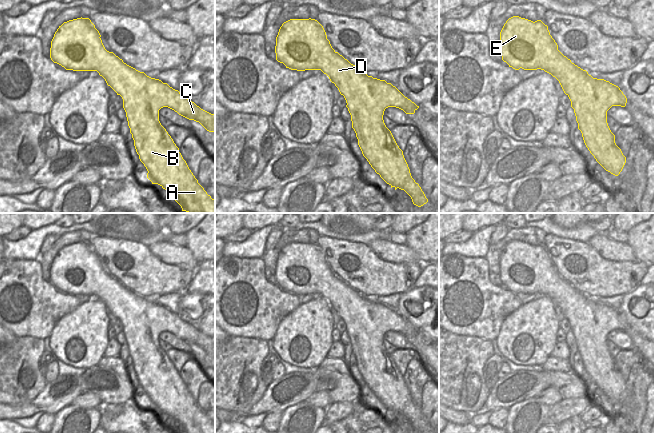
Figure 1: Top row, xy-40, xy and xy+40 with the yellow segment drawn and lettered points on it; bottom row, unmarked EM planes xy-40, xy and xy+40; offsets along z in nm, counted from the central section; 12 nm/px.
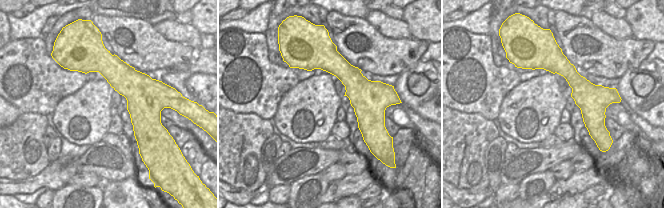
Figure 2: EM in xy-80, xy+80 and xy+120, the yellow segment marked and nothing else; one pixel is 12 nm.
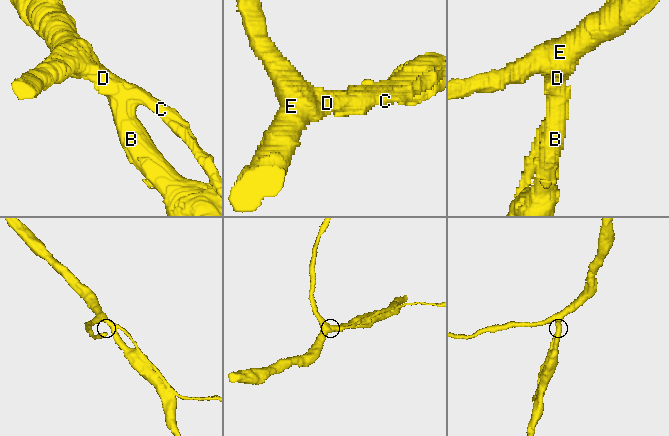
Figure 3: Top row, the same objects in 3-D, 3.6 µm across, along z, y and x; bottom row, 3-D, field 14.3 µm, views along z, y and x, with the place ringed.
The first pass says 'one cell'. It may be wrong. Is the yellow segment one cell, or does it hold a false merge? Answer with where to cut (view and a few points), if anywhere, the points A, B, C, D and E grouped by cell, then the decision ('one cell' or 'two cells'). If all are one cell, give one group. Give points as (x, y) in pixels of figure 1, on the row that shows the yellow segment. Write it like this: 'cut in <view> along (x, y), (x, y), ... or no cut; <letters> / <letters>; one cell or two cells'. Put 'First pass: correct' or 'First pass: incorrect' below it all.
no cut; A B C D E; one cell
First pass: correct

